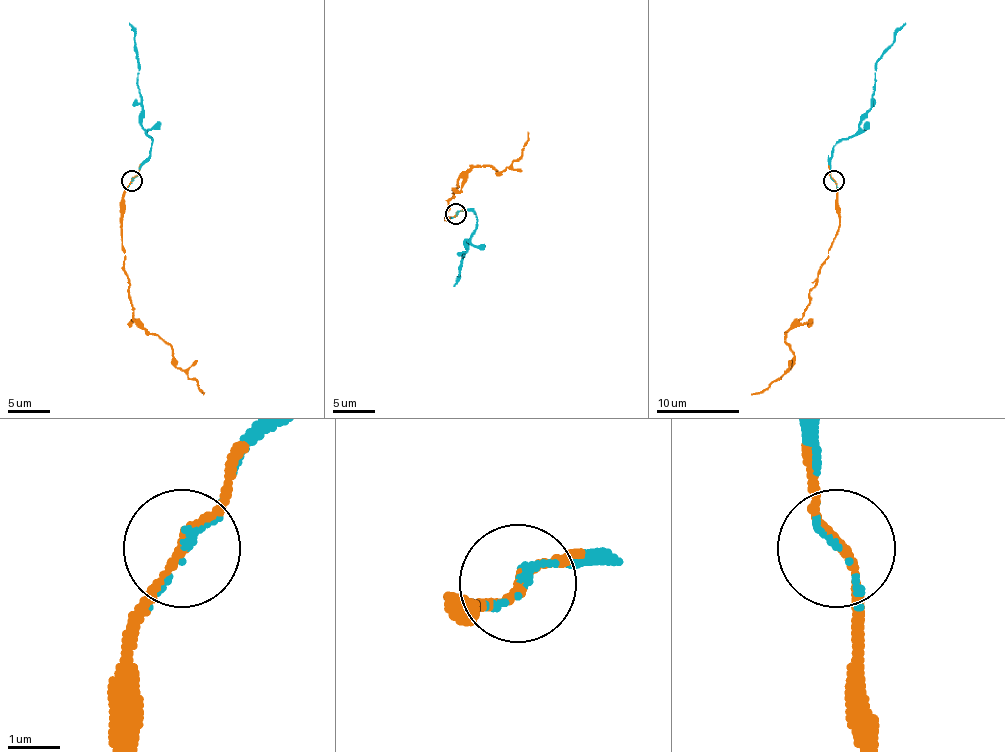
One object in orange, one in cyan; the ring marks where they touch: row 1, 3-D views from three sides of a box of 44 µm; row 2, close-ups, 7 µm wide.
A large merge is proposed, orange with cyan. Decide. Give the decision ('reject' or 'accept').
accept

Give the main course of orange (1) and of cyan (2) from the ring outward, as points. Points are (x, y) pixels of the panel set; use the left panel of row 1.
1: (132, 180), (123, 195), (121, 226), (132, 316), (171, 347), (173, 364), (196, 380), (203, 395)
2: (132, 180), (146, 160), (153, 139), (142, 122), (134, 26), (130, 22)

